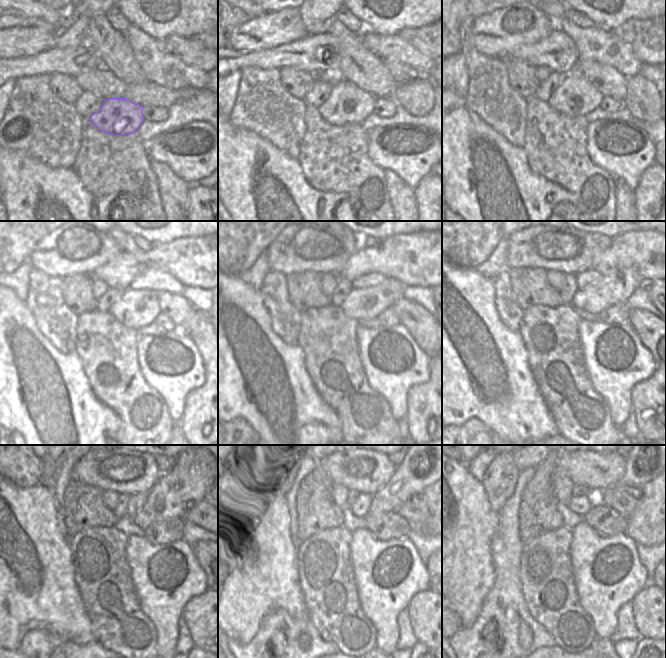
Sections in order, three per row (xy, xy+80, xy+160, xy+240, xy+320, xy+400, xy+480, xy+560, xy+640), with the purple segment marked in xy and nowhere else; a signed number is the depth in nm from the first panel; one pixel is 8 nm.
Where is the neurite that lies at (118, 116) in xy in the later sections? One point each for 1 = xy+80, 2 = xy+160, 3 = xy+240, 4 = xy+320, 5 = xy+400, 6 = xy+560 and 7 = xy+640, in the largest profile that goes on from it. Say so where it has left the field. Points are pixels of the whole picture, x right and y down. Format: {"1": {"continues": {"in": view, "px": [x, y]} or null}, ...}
{"1": {"continues": {"in": "xy+80", "px": [347, 103]}}, "2": {"continues": {"in": "xy+160", "px": [575, 96]}}, "3": {"continues": {"in": "xy+240", "px": [136, 309]}}, "4": {"continues": {"in": "xy+320", "px": [364, 303]}}, "5": {"continues": {"in": "xy+400", "px": [615, 286]}}, "6": {"continues": {"in": "xy+560", "px": [421, 467]}}, "7": {"continues": {"in": "xy+640", "px": [629, 478]}}}

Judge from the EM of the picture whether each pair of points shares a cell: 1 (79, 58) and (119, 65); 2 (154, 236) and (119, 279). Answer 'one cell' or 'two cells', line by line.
1: two cells
2: two cells

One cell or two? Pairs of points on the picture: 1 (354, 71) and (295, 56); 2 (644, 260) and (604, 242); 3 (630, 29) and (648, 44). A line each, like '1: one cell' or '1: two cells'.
1: two cells
2: two cells
3: one cell

